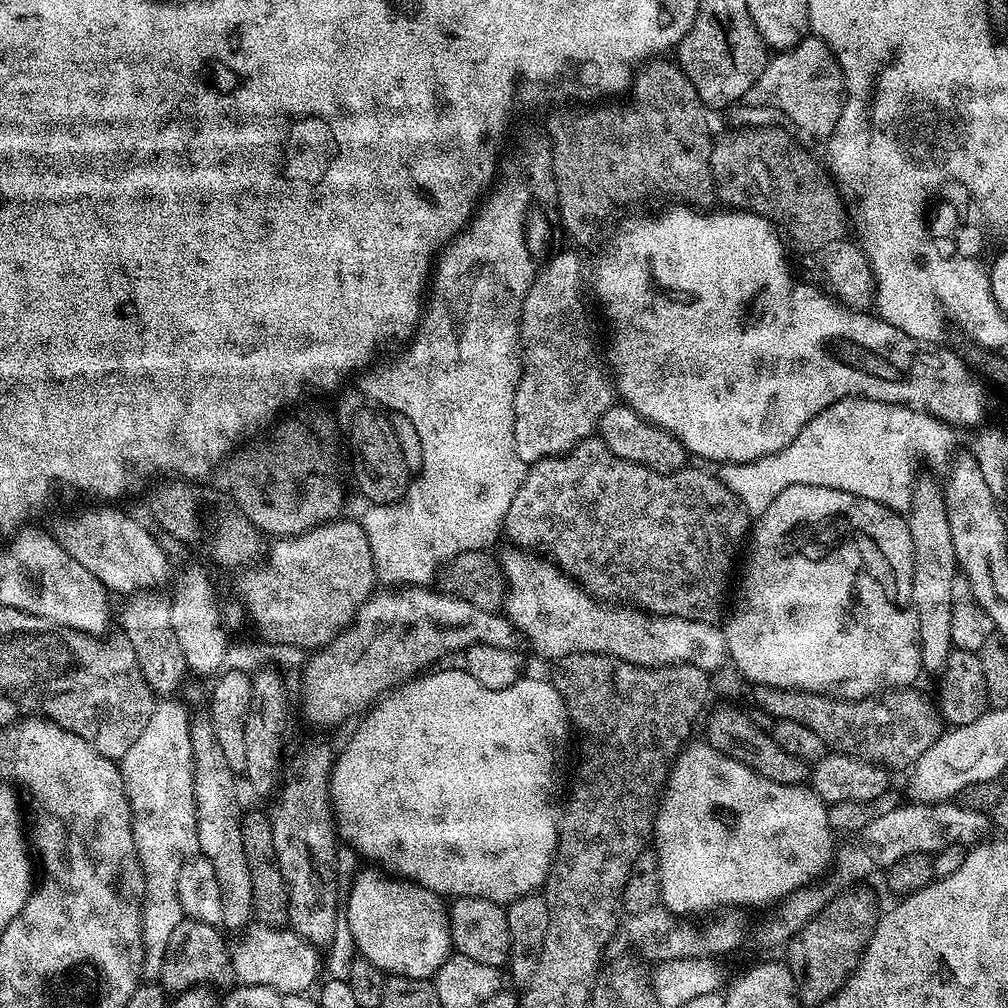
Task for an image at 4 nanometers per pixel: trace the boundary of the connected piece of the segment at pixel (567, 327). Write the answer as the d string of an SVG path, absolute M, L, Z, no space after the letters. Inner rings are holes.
M560 252L541 267L522 302L518 351L520 381L514 394L514 450L526 466L551 456L563 456L597 431L602 414L614 403L614 380L596 349L588 304L584 301L584 264L572 252Z

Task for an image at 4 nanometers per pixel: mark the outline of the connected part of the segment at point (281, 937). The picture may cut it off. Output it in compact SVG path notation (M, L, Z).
M252 926L243 933L244 941L231 949L236 980L250 986L270 986L279 992L299 996L307 988L315 989L320 976L320 952L317 945L304 940L291 927Z

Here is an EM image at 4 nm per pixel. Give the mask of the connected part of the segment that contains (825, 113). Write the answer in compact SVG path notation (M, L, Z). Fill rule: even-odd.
M807 35L793 48L775 53L769 59L766 70L762 72L755 86L758 87L756 94L768 94L770 102L778 102L778 108L784 110L798 124L800 130L816 134L816 136L824 136L827 139L832 136L843 108L843 72L837 66L836 57L824 44L820 43L816 36Z

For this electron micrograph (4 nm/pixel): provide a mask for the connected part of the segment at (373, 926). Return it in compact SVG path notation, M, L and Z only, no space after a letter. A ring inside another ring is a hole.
M376 866L364 868L352 880L346 896L346 916L348 912L348 932L356 943L361 957L378 966L388 976L406 976L419 980L432 980L439 968L448 960L453 951L452 931L448 929L446 904L435 892L426 890L412 880L405 880L389 874Z

